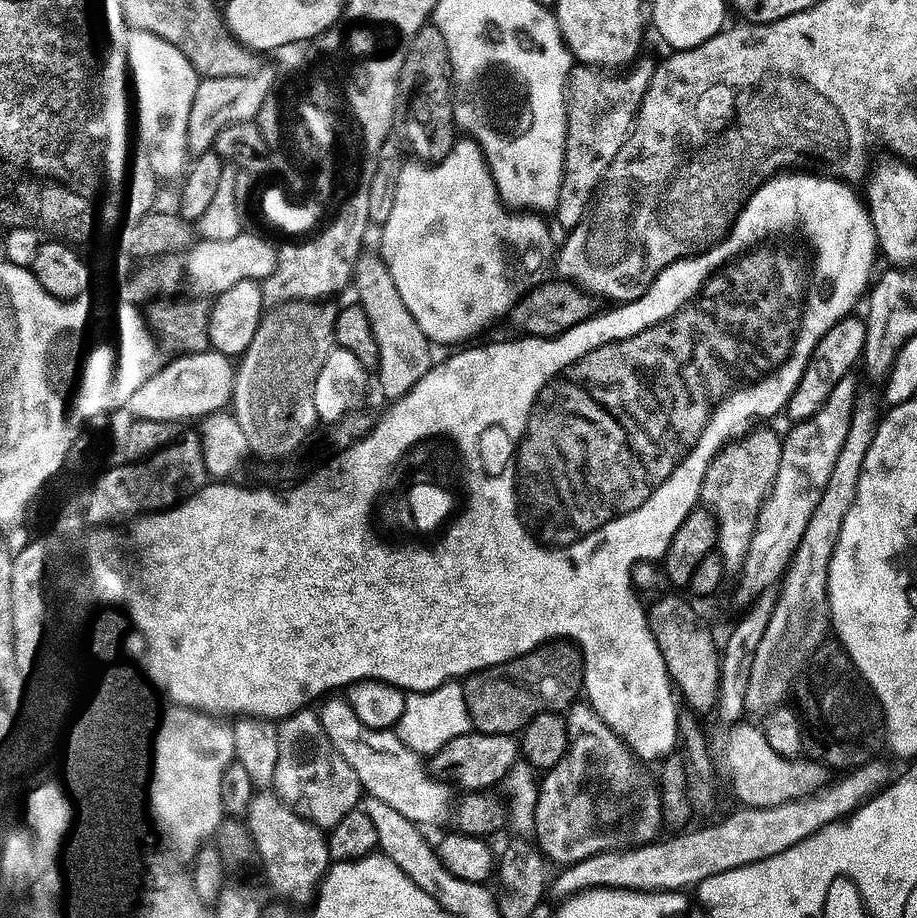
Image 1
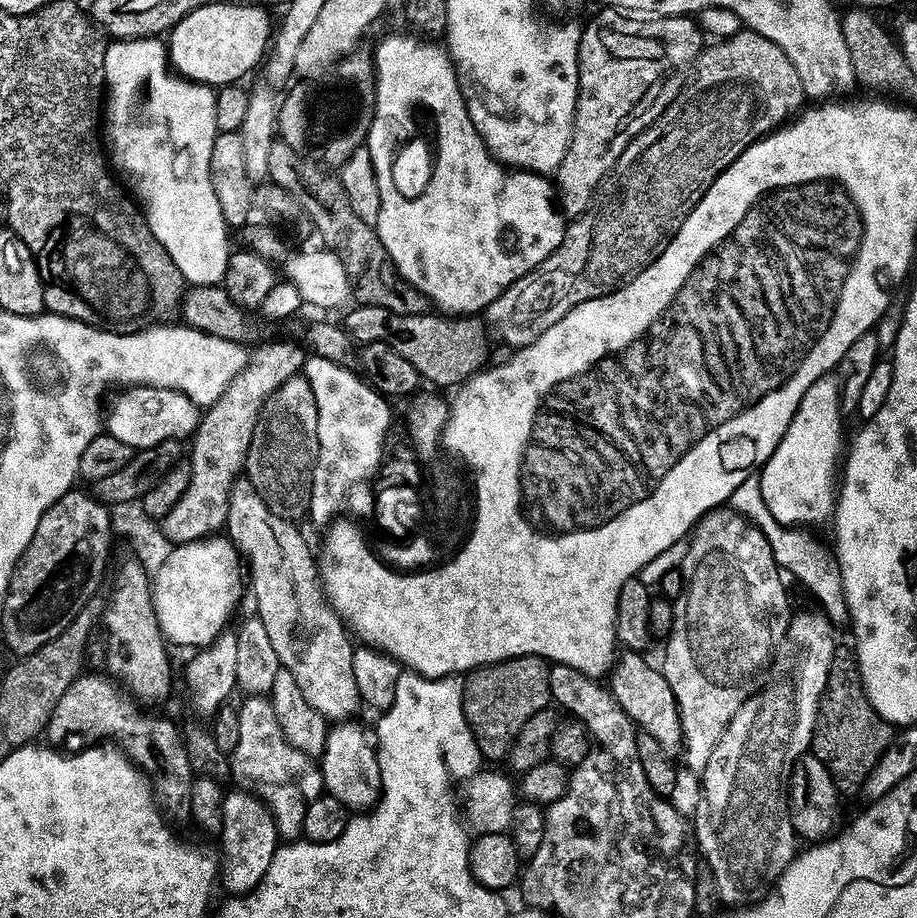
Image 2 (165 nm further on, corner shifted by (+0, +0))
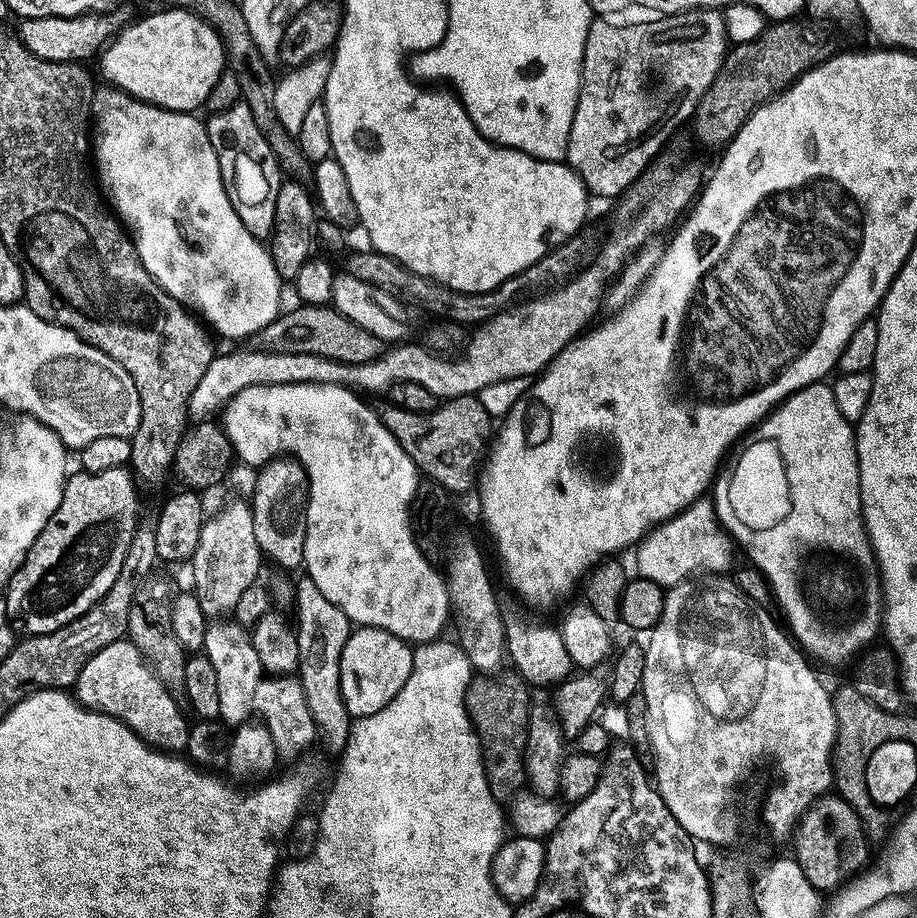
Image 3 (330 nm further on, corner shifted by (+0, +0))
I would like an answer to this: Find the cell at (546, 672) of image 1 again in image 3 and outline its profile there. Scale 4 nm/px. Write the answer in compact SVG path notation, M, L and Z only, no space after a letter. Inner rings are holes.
M477 675L468 688L466 706L476 737L480 739L480 749L484 752L484 769L490 790L496 800L511 802L525 791L528 782L524 755L534 696L528 693L530 686L520 675L504 675Z

